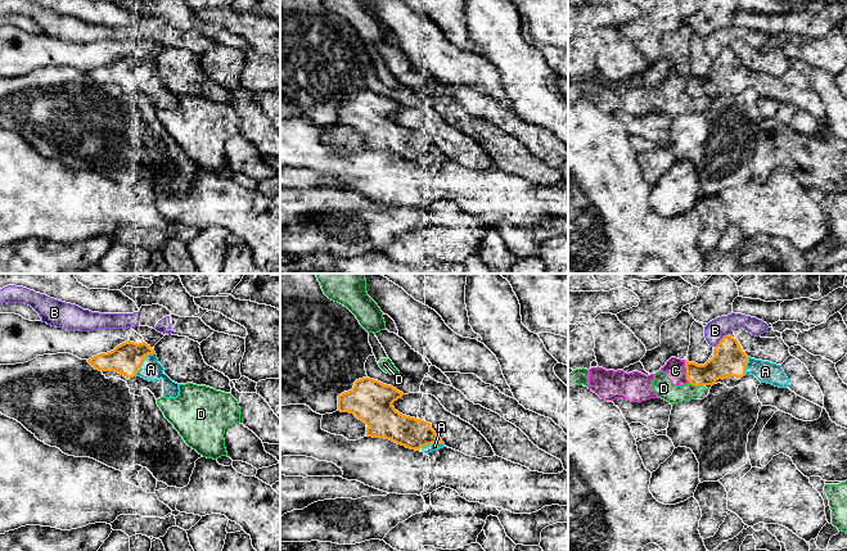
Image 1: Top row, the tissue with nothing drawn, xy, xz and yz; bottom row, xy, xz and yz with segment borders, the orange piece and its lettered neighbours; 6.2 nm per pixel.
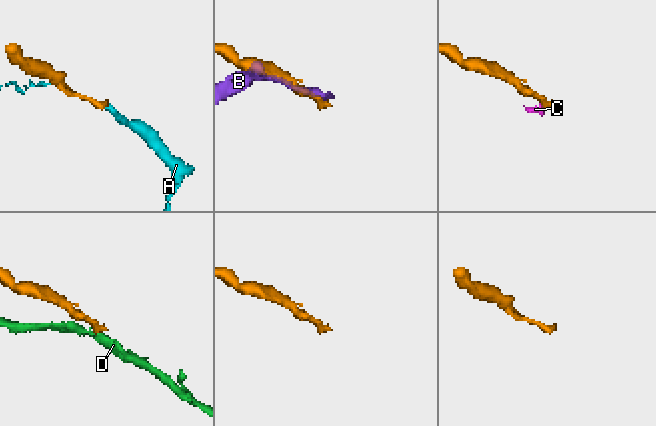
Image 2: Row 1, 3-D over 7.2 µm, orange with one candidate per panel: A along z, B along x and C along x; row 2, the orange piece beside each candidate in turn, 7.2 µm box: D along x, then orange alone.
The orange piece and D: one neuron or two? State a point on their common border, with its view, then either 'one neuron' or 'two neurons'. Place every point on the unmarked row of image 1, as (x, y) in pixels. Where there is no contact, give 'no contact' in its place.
meets orange in yz at (695, 98); two neurons

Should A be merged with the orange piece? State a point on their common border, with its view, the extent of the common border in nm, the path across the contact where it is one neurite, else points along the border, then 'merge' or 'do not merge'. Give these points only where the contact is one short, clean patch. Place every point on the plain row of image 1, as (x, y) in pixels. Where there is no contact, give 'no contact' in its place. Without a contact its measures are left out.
xy (142, 75) | 200 nm | merge

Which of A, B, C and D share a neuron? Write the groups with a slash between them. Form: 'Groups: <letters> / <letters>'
Groups: A / B / C D

